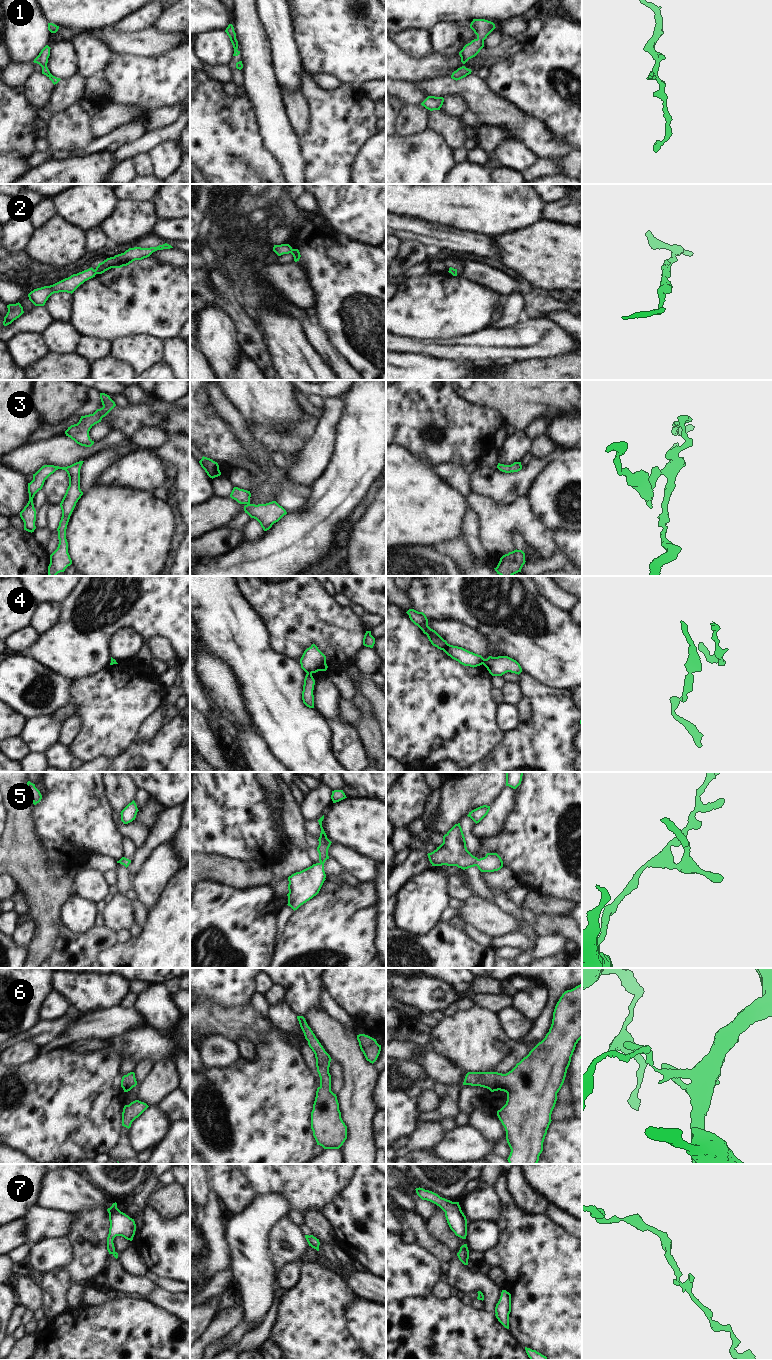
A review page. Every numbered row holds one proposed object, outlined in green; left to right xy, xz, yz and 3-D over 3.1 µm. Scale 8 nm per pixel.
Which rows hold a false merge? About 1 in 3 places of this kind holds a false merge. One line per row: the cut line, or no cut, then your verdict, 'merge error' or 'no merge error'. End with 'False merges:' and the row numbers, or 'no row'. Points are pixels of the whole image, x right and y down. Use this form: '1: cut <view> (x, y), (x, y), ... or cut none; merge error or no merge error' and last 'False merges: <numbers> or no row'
1: cut none; no merge error
2: cut none; no merge error
3: cut none; no merge error
4: cut xz (307, 673), (311, 674); merge error
5: cut none; no merge error
6: cut none; no merge error
7: cut none; no merge error
False merges: 4

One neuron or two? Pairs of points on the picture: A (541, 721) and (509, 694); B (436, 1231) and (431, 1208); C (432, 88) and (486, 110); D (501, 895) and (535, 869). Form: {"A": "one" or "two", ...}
{"A": "two", "B": "two", "C": "one", "D": "two"}

